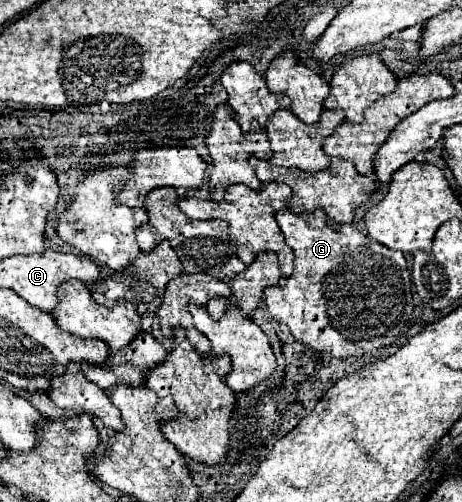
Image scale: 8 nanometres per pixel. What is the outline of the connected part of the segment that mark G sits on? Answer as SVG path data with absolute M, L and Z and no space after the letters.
M284 209L284 211L278 211L276 213L276 221L286 237L286 245L294 249L294 273L280 285L280 287L270 287L264 291L264 301L266 301L266 307L270 311L270 315L278 321L278 323L286 323L288 327L292 327L292 335L296 341L300 341L302 345L312 345L312 349L320 355L328 355L328 357L334 357L334 359L340 359L340 357L364 357L364 355L376 355L380 349L384 347L390 347L398 335L408 329L412 323L414 323L414 309L416 309L416 295L412 291L412 277L410 277L410 271L408 271L408 263L406 259L402 257L402 253L390 253L390 249L386 249L382 243L370 239L368 235L360 233L356 227L352 225L342 225L338 231L330 229L328 225L322 225L316 221L316 213L302 213L302 215L294 215L290 209Z

